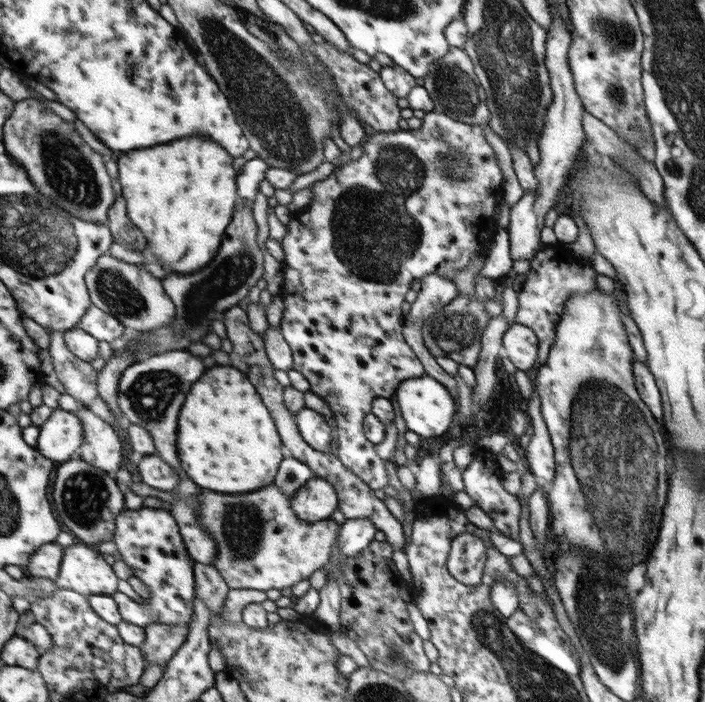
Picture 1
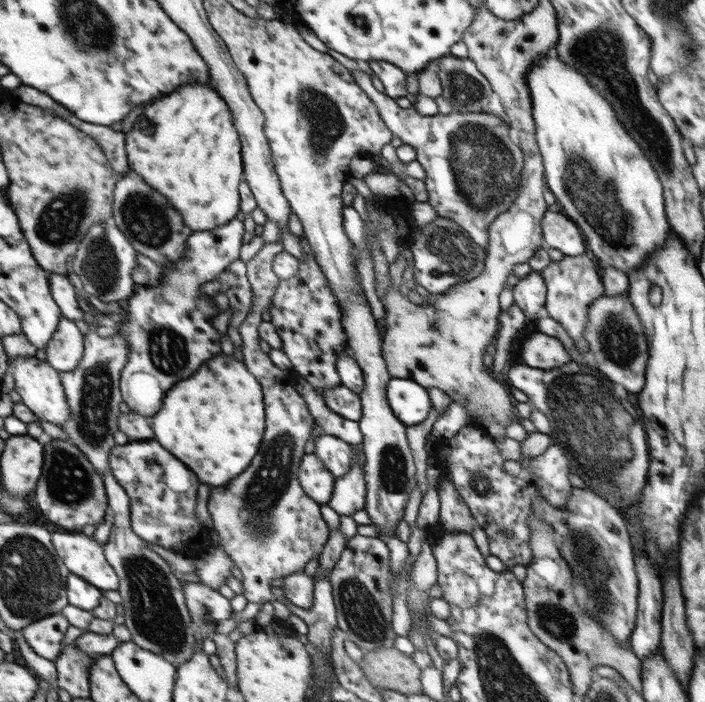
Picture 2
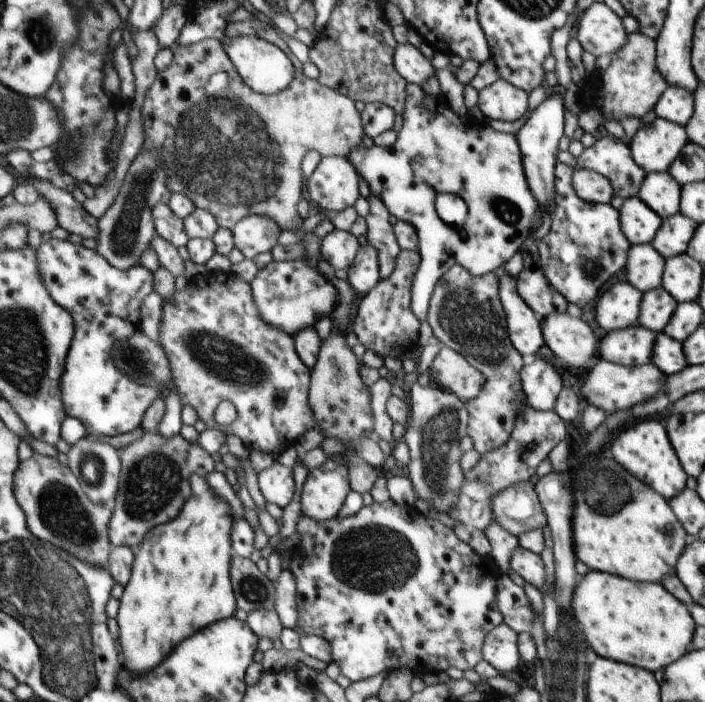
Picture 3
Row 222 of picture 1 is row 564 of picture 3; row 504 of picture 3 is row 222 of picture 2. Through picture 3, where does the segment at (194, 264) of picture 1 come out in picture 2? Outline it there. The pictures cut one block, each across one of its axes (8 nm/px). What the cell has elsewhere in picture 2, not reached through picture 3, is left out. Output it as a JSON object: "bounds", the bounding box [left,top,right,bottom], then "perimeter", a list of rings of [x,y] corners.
{"bounds":[125,82,245,230],"perimeter":[[[192,82],[149,106],[145,118],[139,116],[137,126],[125,133],[125,152],[132,170],[171,201],[189,230],[227,225],[241,206],[237,186],[245,167],[241,166],[238,132],[226,102],[207,83]]]}

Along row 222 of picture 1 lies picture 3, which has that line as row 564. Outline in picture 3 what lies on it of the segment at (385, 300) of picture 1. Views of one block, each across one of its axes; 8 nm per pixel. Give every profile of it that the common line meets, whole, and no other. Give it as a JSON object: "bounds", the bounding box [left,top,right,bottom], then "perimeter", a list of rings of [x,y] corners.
{"bounds":[288,501,501,682],"perimeter":[[[392,501],[383,504],[373,503],[362,508],[352,516],[343,520],[333,518],[315,522],[307,516],[300,516],[297,520],[296,533],[299,537],[299,546],[289,555],[288,571],[295,581],[295,599],[297,616],[290,621],[292,627],[299,634],[311,634],[323,638],[330,647],[331,662],[335,662],[341,675],[351,682],[370,679],[379,672],[395,671],[407,668],[415,675],[422,675],[429,671],[446,671],[447,668],[456,668],[461,672],[474,669],[481,661],[481,646],[485,636],[495,626],[501,624],[501,614],[495,606],[495,574],[491,572],[485,558],[477,556],[467,543],[459,542],[458,536],[431,518],[423,518],[419,524],[413,522],[413,516],[407,512],[409,506],[399,508]]]}

